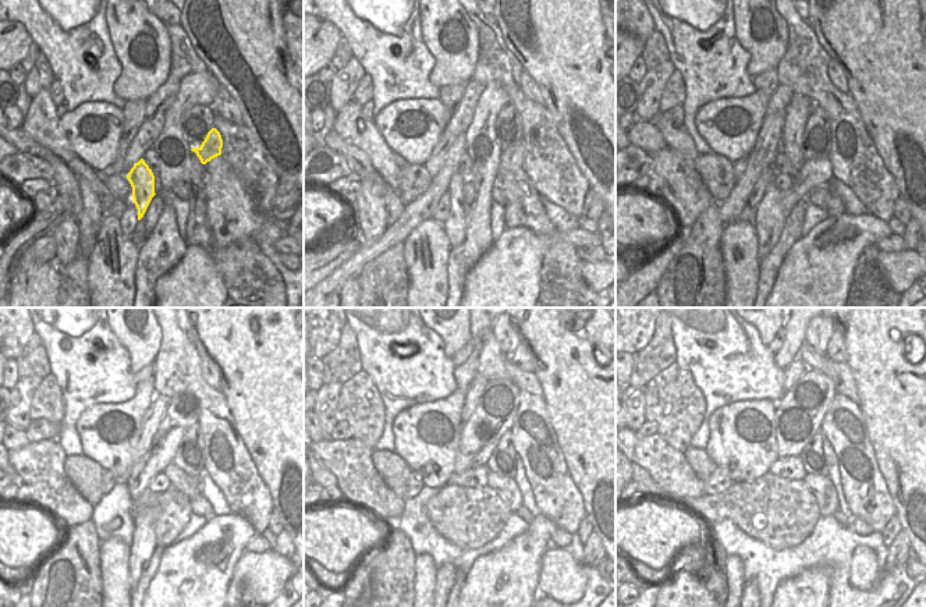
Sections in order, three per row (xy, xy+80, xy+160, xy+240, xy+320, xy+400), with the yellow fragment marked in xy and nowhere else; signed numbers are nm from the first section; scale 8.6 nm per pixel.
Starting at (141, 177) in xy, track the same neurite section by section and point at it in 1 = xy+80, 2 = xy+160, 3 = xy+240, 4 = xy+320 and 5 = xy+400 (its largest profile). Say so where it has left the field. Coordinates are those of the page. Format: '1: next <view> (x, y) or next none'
1: next xy+80 (454, 226)
2: next xy+160 (776, 205)
3: next xy+240 (144, 543)
4: next xy+320 (446, 575)
5: next xy+400 (752, 584)

